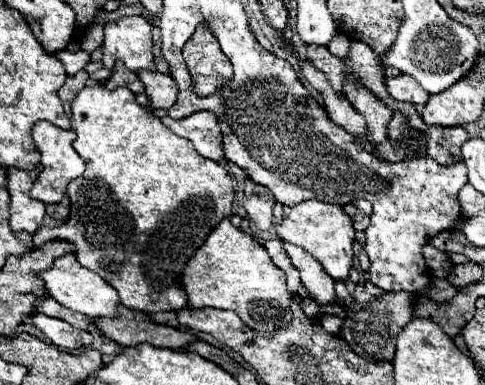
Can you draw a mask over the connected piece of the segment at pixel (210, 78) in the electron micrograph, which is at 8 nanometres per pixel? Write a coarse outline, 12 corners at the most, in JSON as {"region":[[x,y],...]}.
{"region":[[206,24],[182,56],[196,96],[212,96],[232,80],[232,64]]}

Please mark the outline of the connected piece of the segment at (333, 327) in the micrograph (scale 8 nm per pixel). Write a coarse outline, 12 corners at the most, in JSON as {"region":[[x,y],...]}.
{"region":[[324,314],[324,330],[337,334],[342,325],[339,316]]}

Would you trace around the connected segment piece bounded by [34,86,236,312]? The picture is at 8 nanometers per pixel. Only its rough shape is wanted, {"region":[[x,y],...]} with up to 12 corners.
{"region":[[128,88],[72,102],[86,172],[34,246],[140,312],[232,214],[232,176]]}

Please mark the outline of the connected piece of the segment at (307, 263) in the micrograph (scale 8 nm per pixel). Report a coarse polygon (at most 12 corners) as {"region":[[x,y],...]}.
{"region":[[284,244],[318,306],[336,304],[336,282],[308,252]]}

